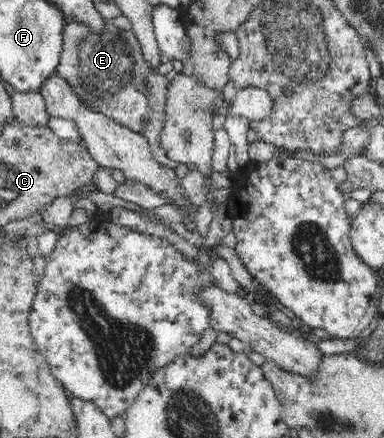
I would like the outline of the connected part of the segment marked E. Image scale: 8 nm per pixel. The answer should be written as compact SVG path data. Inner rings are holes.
M112 21L106 22L104 29L98 34L90 32L84 26L76 25L76 22L70 22L63 31L63 50L56 74L66 77L92 109L103 112L131 131L144 135L146 140L150 139L150 145L154 145L165 123L170 77L157 73L145 59L140 59L142 53L138 49L134 51L127 40L121 37L121 32L122 30Z

